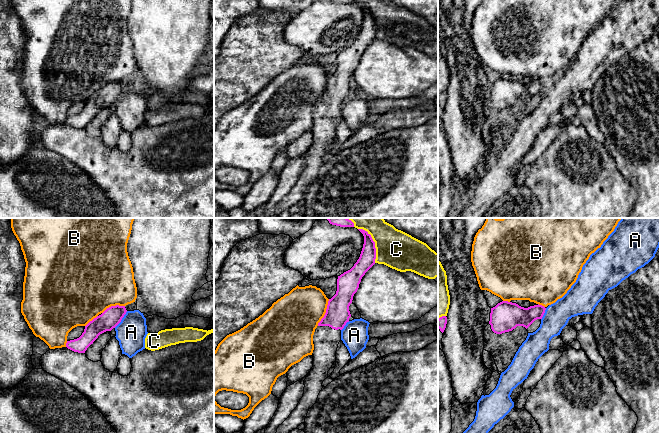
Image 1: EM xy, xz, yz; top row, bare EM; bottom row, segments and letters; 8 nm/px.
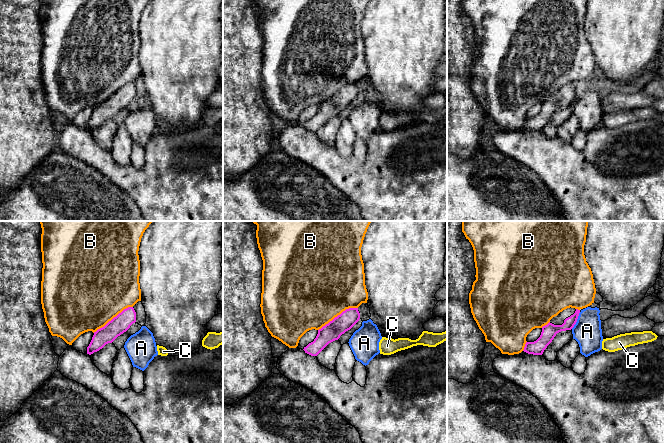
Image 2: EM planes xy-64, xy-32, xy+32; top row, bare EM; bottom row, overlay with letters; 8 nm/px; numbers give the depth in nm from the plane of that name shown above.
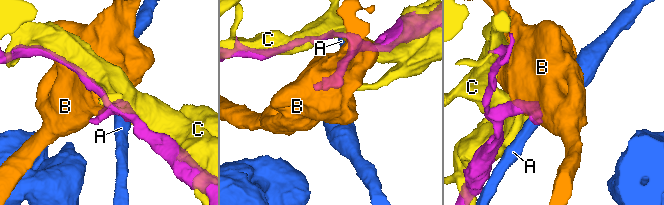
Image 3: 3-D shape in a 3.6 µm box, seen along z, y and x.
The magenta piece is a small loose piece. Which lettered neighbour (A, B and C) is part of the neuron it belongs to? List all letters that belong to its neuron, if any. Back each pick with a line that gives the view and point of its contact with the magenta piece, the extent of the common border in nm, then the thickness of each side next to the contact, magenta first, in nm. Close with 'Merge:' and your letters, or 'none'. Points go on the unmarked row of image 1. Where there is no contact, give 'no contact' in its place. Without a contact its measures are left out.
Merge: none

